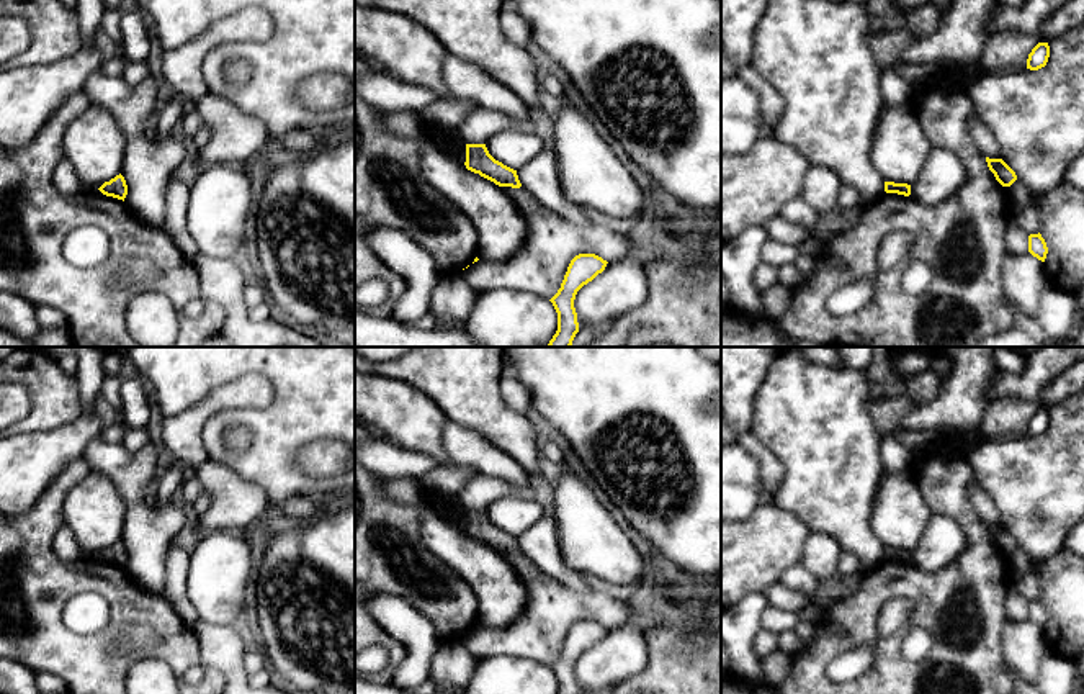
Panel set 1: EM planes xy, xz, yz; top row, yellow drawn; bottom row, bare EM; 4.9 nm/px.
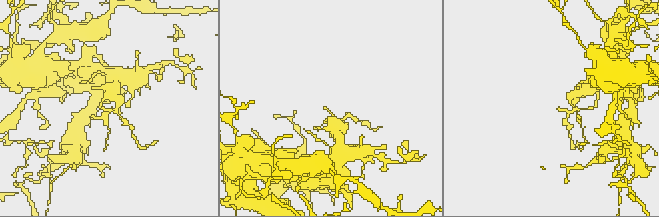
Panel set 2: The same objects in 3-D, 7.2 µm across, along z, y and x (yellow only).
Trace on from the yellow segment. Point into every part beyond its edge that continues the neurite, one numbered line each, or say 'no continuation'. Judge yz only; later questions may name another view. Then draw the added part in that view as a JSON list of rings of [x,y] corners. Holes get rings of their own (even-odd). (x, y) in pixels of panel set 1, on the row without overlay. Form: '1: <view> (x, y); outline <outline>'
no continuation

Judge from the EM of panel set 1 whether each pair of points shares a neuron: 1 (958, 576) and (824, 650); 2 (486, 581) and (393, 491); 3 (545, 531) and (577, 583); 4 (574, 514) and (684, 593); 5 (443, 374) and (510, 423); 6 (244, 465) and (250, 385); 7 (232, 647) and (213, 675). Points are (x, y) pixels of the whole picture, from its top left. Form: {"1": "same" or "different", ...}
{"1": "same", "2": "same", "3": "same", "4": "same", "5": "same", "6": "different", "7": "different"}

